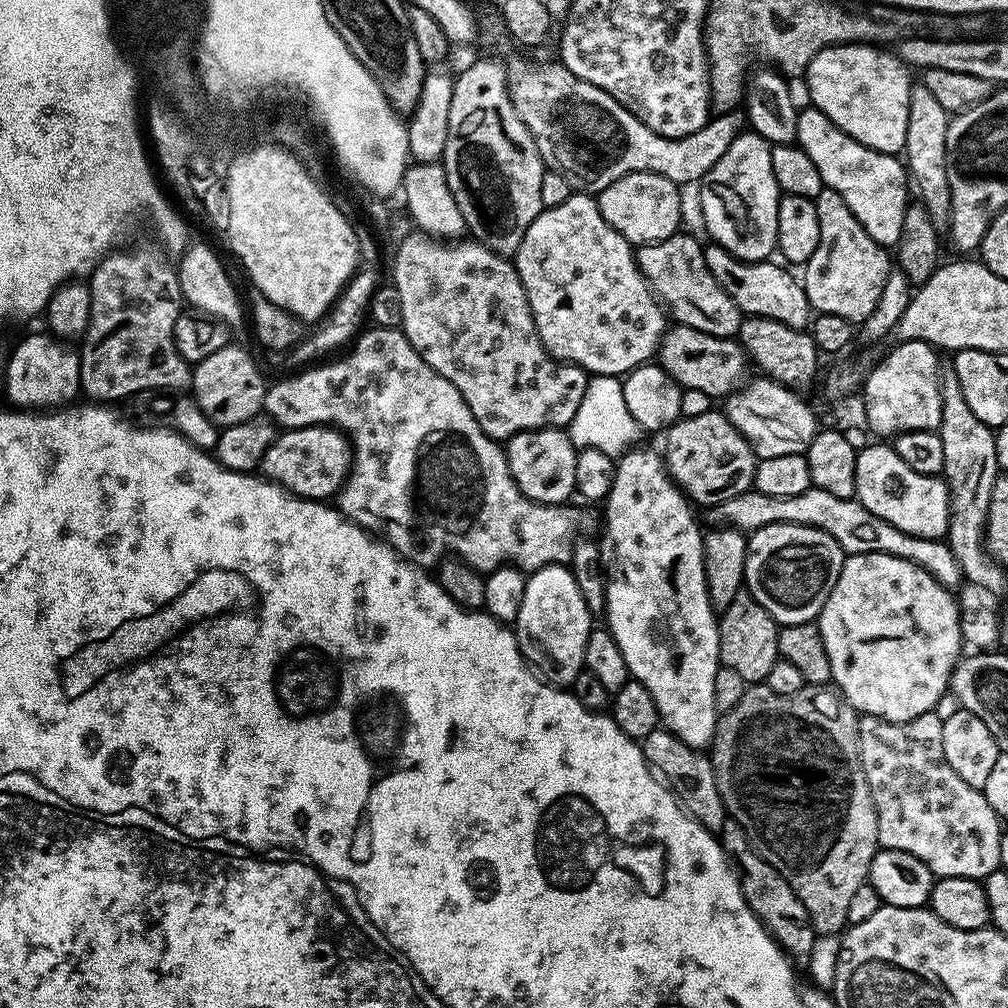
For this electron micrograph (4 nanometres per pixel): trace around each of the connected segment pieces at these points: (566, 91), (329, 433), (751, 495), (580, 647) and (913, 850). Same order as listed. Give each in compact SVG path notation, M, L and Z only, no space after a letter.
M559 62L553 64L516 64L508 72L508 93L534 142L538 146L538 154L544 159L544 167L549 172L562 174L570 187L580 194L598 194L610 186L610 182L618 182L631 172L649 172L658 174L678 186L695 185L730 150L730 142L746 128L746 116L743 111L733 110L713 115L702 130L677 140L666 138L662 134L654 134L630 110L622 107L617 100L610 98L606 90L598 90L590 82L570 74L566 66Z
M327 424L290 428L281 431L277 435L276 441L270 446L270 450L266 450L266 458L262 458L259 471L265 480L271 480L272 483L279 484L287 492L292 492L296 496L301 496L307 500L324 502L335 497L343 488L344 483L348 481L348 476L352 472L352 445L348 437L339 428L333 428Z
M807 488L794 498L770 498L770 494L749 490L738 494L738 498L730 498L721 504L711 505L710 512L713 525L731 526L745 534L754 533L767 524L801 524L817 528L830 534L830 538L838 542L838 546L845 554L857 556L881 552L906 558L922 566L922 570L930 573L943 588L956 590L956 587L962 584L958 558L954 558L954 554L943 539L927 540L906 534L890 526L890 522L882 522L878 514L870 514L870 510L866 510L866 506L862 506L859 500L837 498L834 494L826 494L826 490L821 488Z
M551 564L528 576L526 594L522 594L522 610L518 610L518 618L514 622L516 641L525 660L547 683L553 686L570 686L574 678L578 678L578 674L585 671L586 638L590 638L592 633L594 627L592 620L594 614L586 606L582 590L578 590L578 582L571 567Z
M935 711L922 714L918 718L910 718L910 722L890 722L877 716L861 715L858 722L858 758L862 762L862 774L866 774L866 786L870 786L872 797L874 798L874 810L878 814L878 842L880 848L890 850L902 850L906 854L914 854L932 872L933 877L939 878L949 876L950 878L970 878L983 882L991 872L997 871L1000 867L1000 834L1002 831L1002 821L997 816L994 806L986 802L983 791L970 782L962 782L962 778L946 762L946 754L942 754L942 726L943 719Z

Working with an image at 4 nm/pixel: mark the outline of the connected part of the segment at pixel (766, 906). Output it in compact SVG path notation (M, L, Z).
M725 819L718 833L718 839L724 847L736 877L740 879L740 889L752 913L764 923L769 936L774 937L777 944L788 953L793 965L807 965L810 950L814 950L818 933L810 922L810 914L806 914L806 906L802 906L798 894L790 890L790 882L786 882L786 878L782 878L782 874L778 874L778 870L774 870L770 862L766 862L757 854L736 820Z

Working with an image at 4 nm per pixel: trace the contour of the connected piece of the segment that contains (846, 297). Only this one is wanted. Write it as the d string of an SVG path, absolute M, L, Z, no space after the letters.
M823 188L815 201L818 210L818 250L814 250L802 268L806 298L817 313L838 314L838 318L863 322L878 306L878 298L882 298L890 271L889 249L874 242L874 238L862 230L862 222L854 218L842 194Z

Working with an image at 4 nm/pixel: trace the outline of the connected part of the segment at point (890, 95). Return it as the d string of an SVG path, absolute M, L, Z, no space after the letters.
M835 44L829 48L824 48L818 54L814 54L814 58L810 62L806 73L806 81L808 80L808 96L811 107L817 108L822 114L826 114L826 118L830 118L830 122L834 122L834 126L838 126L846 134L850 134L850 138L854 138L858 142L862 142L862 146L873 148L879 152L887 152L889 154L900 154L904 151L904 143L906 142L906 122L910 118L910 90L912 89L914 80L910 75L910 69L907 64L903 64L898 59L895 51L885 50L880 46L871 44Z

